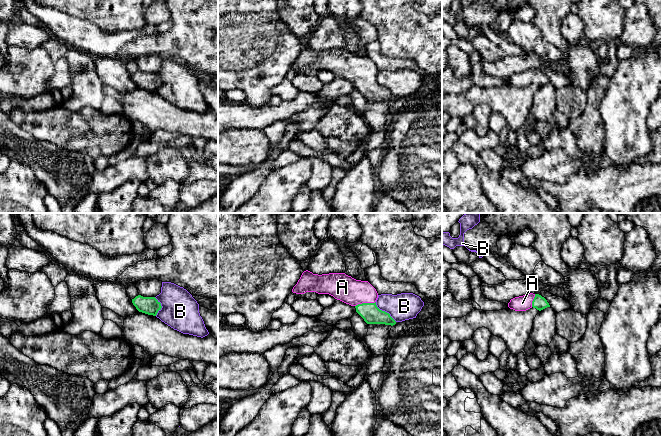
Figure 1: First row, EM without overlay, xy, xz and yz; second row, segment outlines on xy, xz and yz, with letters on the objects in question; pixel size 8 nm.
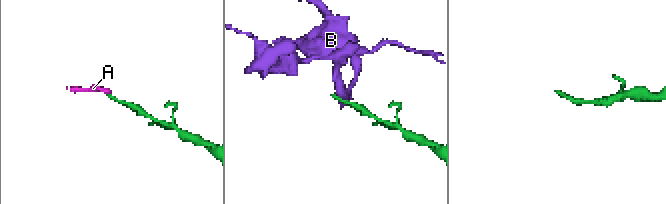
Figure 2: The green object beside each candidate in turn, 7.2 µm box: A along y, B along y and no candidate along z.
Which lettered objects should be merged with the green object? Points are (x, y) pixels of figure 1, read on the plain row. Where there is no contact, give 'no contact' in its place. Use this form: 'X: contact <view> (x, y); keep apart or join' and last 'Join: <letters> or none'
A: contact xz (365, 79); join
B: contact xz (384, 87); keep apart
Join: A

